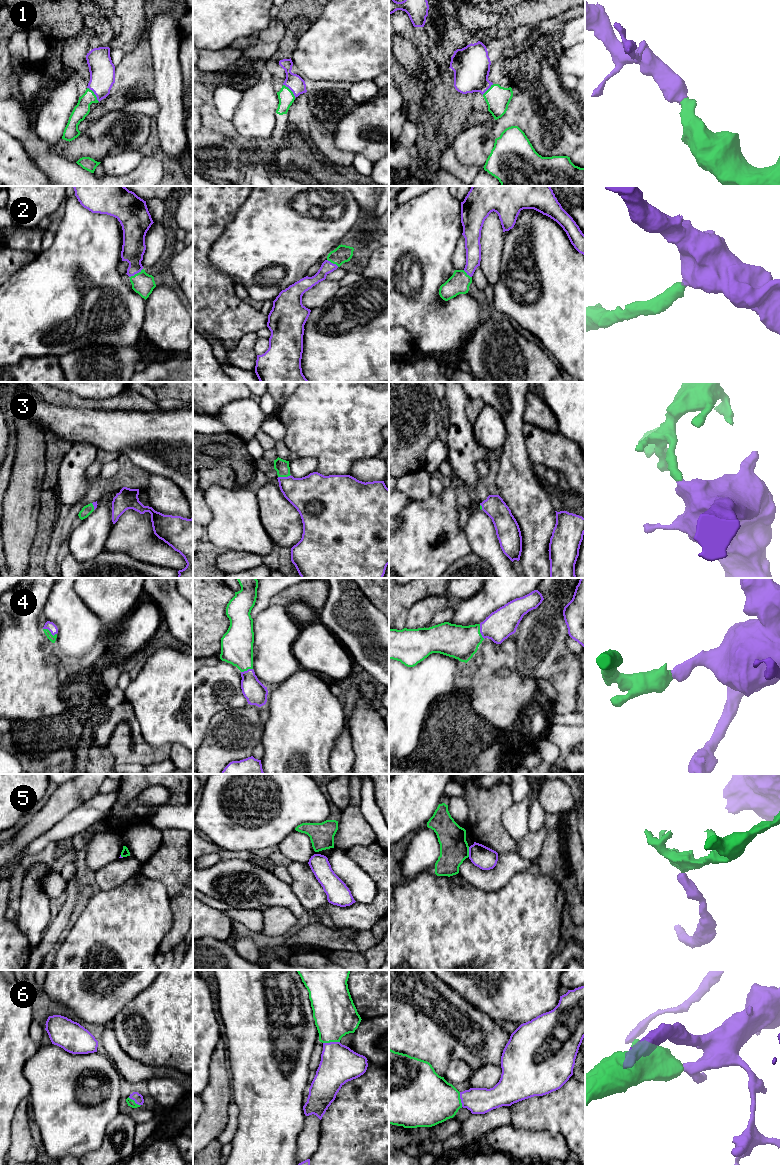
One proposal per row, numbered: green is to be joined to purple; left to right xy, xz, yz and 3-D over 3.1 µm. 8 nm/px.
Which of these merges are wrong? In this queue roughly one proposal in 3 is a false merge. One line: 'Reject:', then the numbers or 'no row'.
Reject: 5

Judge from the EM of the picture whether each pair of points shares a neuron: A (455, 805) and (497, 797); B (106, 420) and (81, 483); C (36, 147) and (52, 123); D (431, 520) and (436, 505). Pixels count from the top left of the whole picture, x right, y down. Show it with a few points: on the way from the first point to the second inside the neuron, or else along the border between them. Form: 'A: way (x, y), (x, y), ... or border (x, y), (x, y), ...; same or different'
A: border (462, 797), (469, 813), (469, 822), (466, 827); different
B: border (73, 443), (90, 443), (98, 449); different
C: border (34, 129), (41, 139), (53, 144); different
D: way (435, 516), (436, 509); same

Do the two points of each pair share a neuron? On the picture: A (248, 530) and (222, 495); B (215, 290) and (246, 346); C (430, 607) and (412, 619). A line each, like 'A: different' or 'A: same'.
A: same
B: different
C: same

